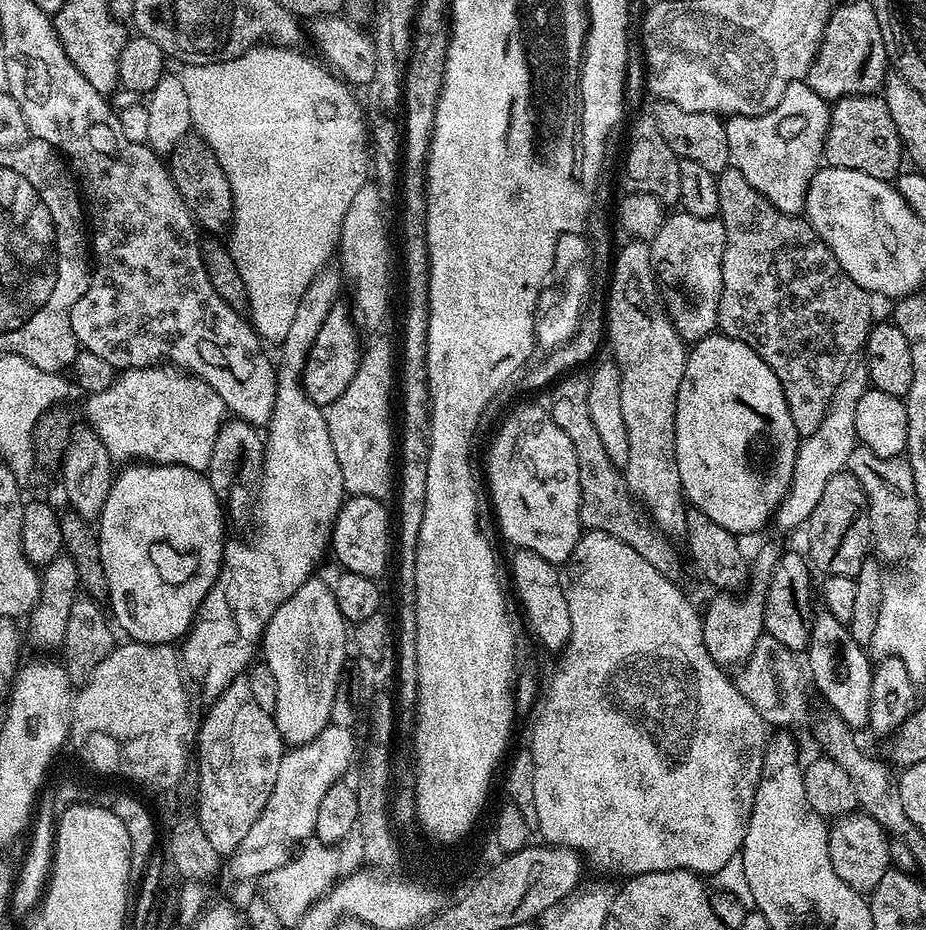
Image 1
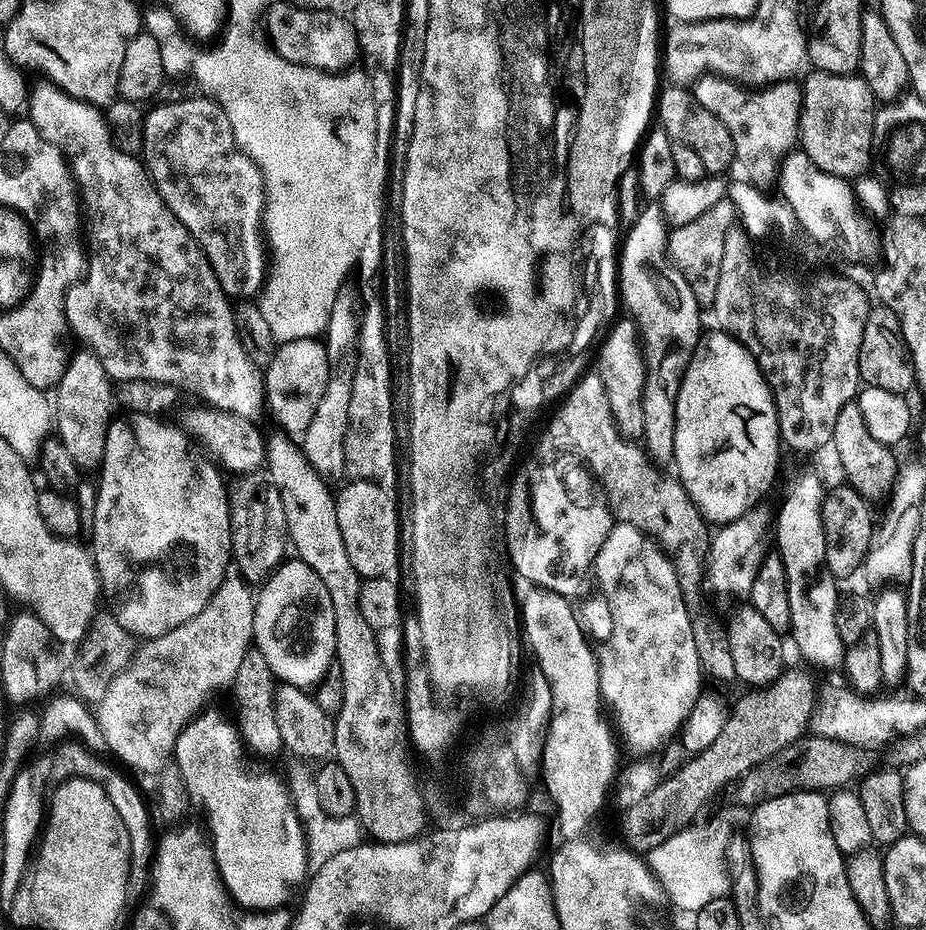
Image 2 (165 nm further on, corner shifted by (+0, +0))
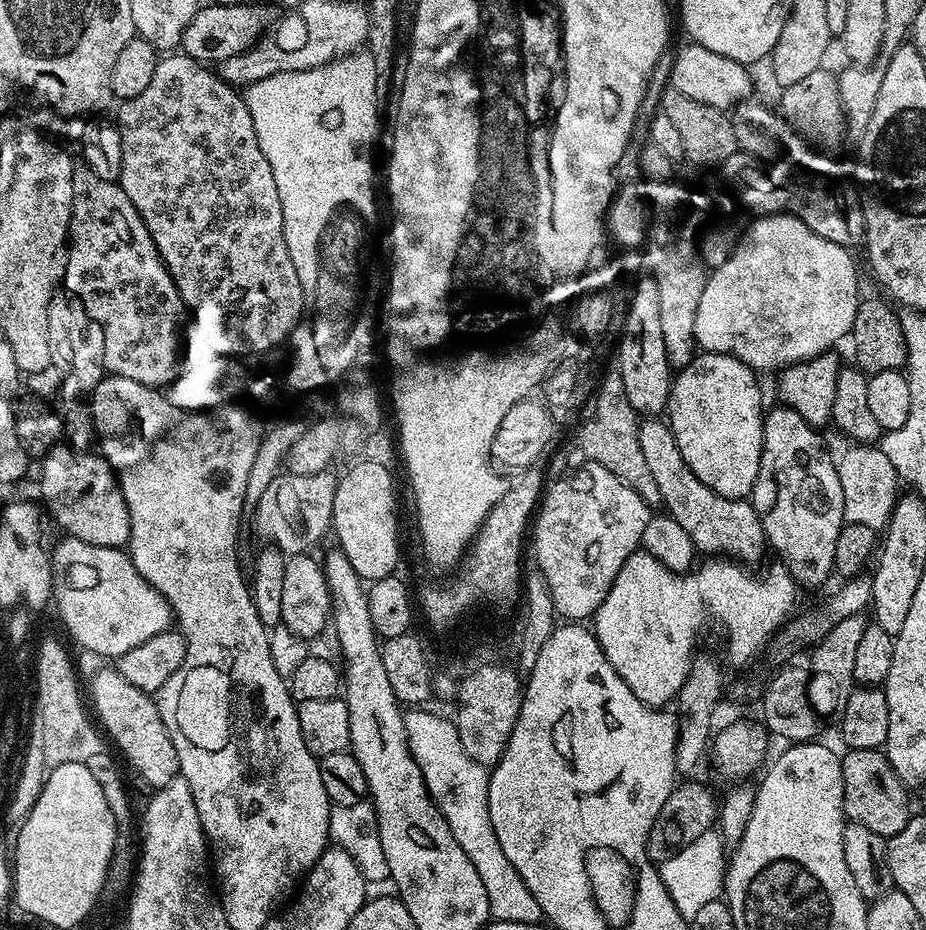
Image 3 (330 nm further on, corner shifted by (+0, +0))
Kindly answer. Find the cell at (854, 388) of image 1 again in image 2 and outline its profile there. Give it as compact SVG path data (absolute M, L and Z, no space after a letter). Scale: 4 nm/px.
M759 504L733 523L721 525L709 539L708 558L705 561L703 587L720 598L749 597L757 580L758 570L770 550L774 516L771 509Z

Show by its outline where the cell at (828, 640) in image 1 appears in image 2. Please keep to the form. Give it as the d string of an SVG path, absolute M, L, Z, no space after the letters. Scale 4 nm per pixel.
M804 472L784 492L784 502L780 510L774 514L774 548L782 558L782 566L786 570L786 590L790 598L790 637L796 643L796 648L816 668L844 667L844 654L846 646L842 638L838 638L838 622L836 611L842 599L839 592L838 581L830 574L826 566L826 534L822 526L822 510L824 509L824 497L826 487L812 472Z

